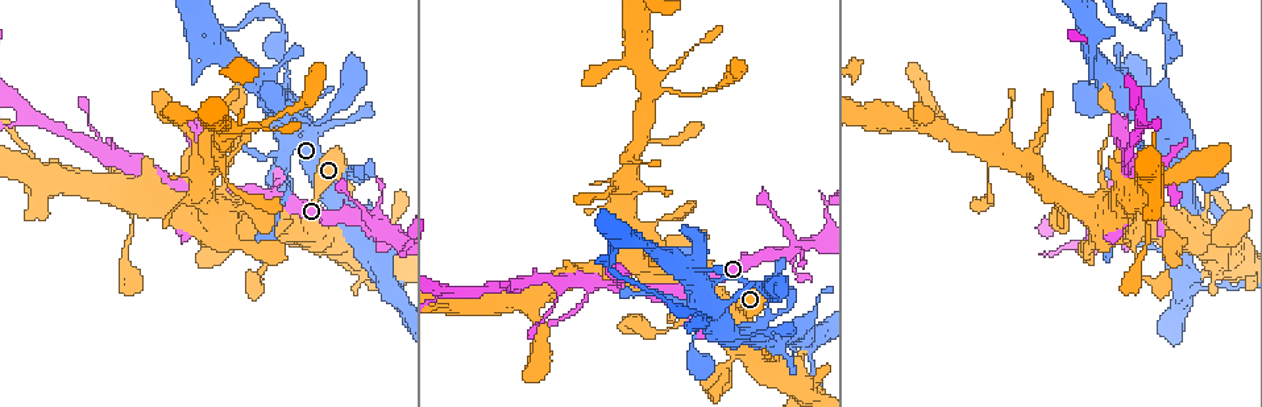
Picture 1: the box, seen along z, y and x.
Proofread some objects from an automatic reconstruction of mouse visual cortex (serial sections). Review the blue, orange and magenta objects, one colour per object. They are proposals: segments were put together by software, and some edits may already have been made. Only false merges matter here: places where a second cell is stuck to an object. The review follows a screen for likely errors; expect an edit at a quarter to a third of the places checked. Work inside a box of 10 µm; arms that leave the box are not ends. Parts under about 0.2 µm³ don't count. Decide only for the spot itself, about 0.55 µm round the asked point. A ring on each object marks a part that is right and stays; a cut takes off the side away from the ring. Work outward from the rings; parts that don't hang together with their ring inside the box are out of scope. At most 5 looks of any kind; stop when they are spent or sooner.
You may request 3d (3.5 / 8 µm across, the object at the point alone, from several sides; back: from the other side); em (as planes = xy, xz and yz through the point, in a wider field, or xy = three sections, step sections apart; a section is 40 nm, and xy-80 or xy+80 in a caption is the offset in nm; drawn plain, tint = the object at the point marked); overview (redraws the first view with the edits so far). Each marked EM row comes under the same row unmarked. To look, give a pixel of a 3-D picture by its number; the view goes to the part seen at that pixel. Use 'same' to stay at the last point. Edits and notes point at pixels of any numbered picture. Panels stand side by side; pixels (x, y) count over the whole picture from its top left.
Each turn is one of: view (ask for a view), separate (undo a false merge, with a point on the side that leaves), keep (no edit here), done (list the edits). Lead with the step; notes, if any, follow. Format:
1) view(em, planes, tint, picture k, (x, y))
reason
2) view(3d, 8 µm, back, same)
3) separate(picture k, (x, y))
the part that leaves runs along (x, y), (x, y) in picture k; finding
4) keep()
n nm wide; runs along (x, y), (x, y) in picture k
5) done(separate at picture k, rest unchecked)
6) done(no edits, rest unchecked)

view(3d, 3.5 µm, picture 1, (706, 316))
a narrow waist

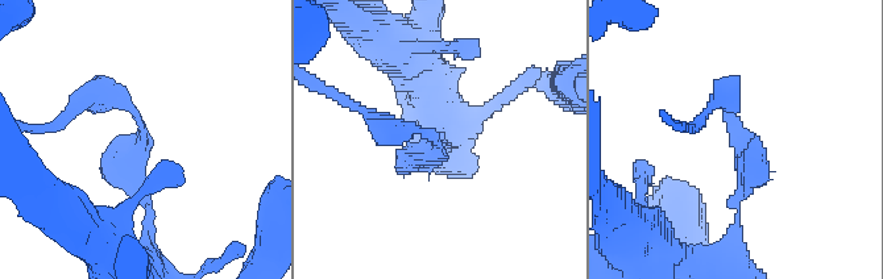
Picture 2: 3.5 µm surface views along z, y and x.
view(em, xy, step 1, tint, picture 2, (437, 138))
arms of 250, 250 nm; need the tissue

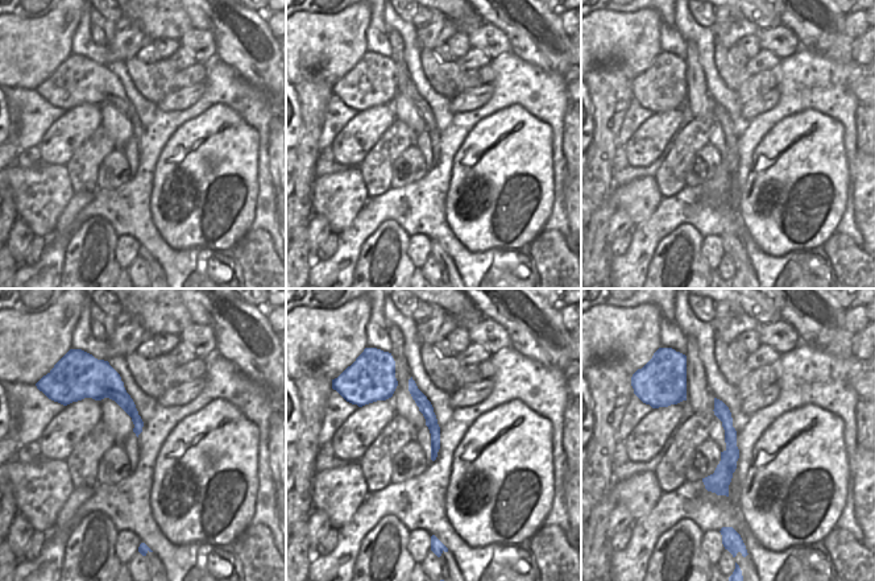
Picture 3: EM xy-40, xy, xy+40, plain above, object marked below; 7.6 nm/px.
keep()
100 nm wide; runs along (145, 198), (137, 113), (117, 96), (73, 109) in picture 2; one cell here

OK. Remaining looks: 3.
view(3d, 3.5 µm, back, picture 1, (452, 292))
sudden change in width

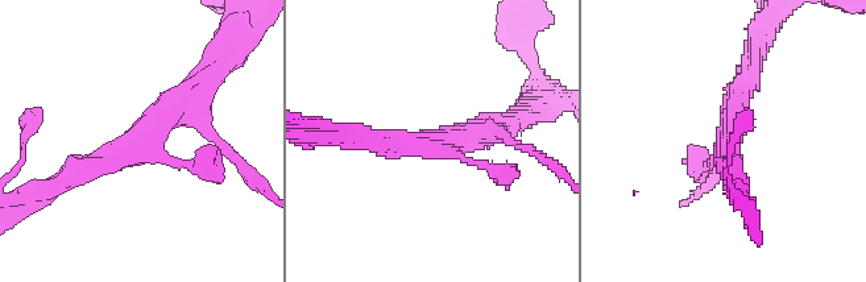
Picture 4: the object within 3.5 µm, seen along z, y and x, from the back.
view(em, xy, step 5, tint, picture 4, (431, 143))
3 arms; arms of 100, 250, 300 nm; shape alone is not enough

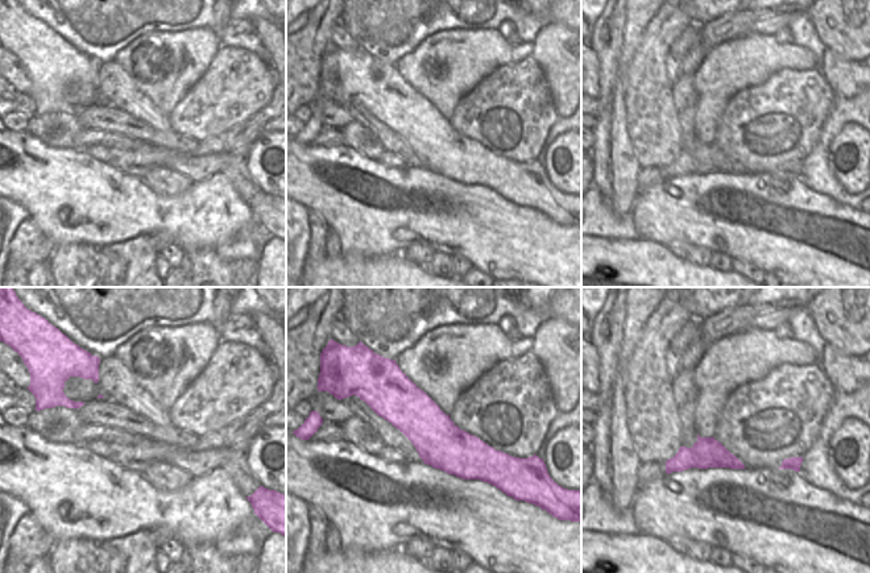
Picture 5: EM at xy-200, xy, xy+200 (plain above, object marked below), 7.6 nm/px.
view(em, xy, step 3, tint, same)
cut it another way

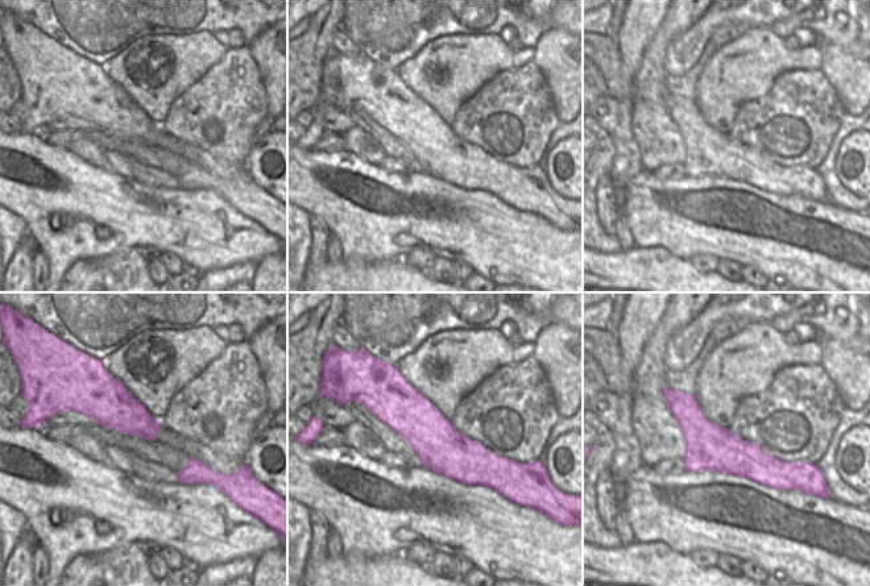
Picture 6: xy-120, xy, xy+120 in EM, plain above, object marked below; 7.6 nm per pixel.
keep()
runs along (394, 385), (400, 395), (488, 483) in picture 6; all the same cell

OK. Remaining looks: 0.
done(no edits, rest unchecked)

